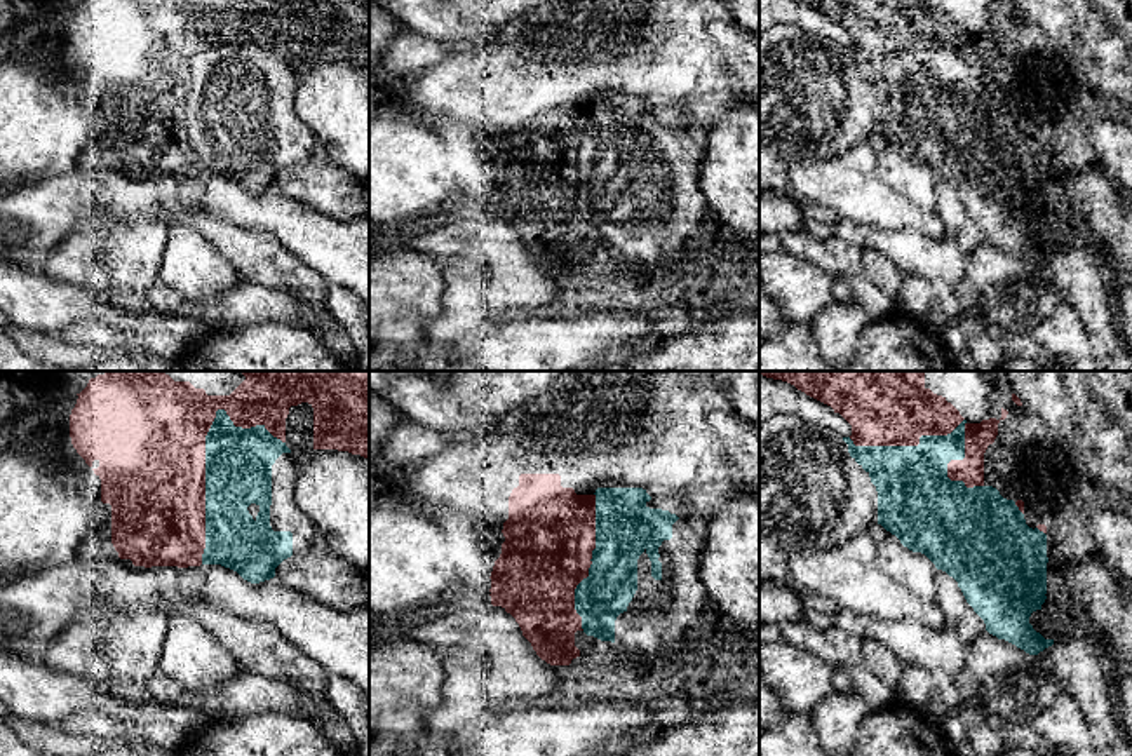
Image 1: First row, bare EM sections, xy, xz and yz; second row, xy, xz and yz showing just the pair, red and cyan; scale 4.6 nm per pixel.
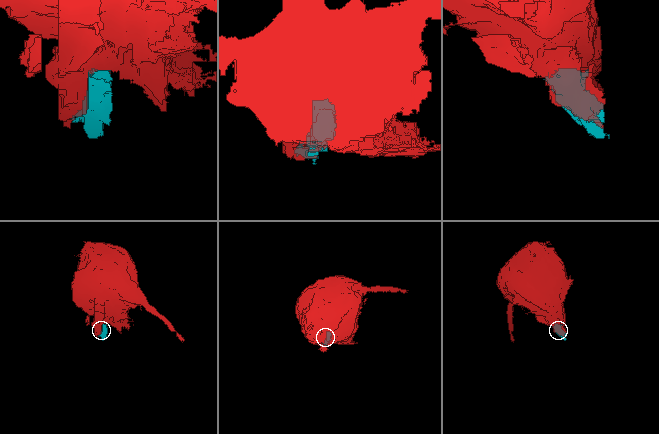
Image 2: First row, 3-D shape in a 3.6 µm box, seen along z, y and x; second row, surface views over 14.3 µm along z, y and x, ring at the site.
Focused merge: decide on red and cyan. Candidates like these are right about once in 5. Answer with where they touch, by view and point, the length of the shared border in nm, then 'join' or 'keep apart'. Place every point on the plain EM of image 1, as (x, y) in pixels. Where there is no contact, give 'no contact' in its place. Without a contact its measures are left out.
xy (204, 94) | 750 nm | keep apart

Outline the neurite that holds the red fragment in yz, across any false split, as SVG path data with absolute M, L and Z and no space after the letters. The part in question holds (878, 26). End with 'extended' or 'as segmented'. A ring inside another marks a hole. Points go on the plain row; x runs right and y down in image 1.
M801 0L831 16L850 35L855 56L918 56L921 45L947 45L965 28L932 0Z; as segmented

